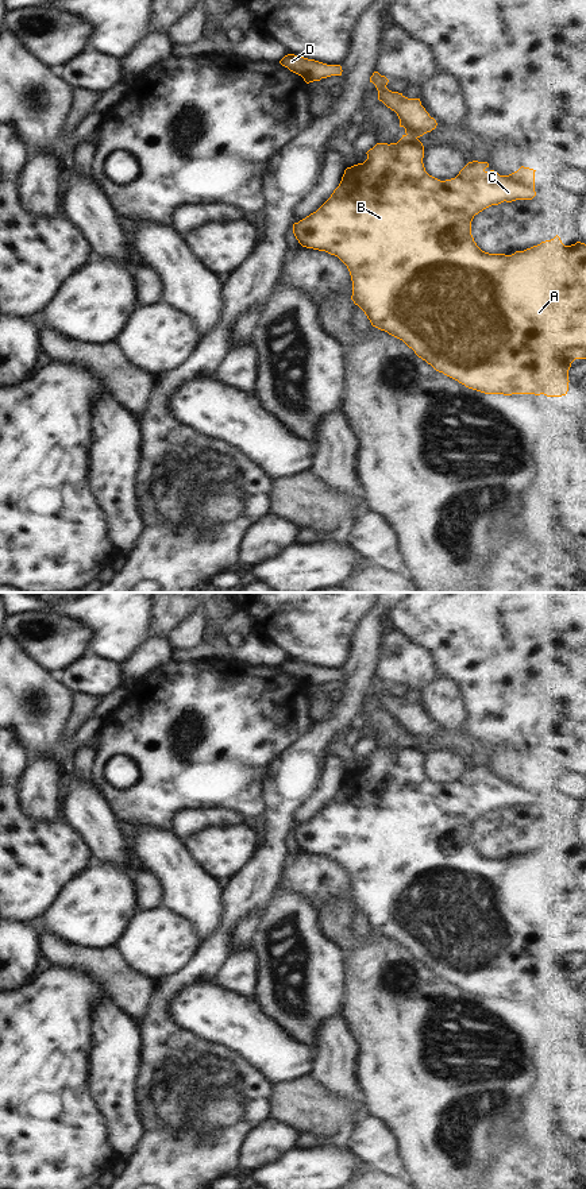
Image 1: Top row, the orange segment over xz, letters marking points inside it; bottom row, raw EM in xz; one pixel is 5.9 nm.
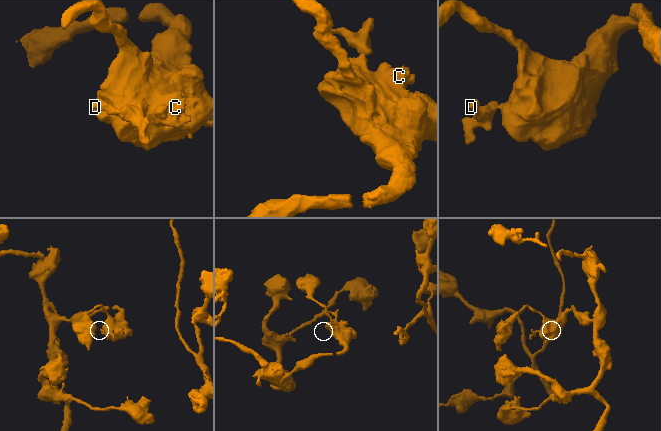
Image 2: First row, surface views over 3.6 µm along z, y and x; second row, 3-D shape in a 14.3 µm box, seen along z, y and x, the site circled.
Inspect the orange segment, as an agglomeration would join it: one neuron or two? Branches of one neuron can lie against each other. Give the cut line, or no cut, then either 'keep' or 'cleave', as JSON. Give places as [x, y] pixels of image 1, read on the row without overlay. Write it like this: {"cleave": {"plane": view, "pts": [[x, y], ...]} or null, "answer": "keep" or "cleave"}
{"cleave": {"plane": "xz", "pts": [[407, 738], [416, 742]]}, "answer": "cleave"}

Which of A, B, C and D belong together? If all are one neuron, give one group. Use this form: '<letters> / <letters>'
A B C / D

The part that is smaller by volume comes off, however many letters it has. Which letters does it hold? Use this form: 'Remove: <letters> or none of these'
Remove: D

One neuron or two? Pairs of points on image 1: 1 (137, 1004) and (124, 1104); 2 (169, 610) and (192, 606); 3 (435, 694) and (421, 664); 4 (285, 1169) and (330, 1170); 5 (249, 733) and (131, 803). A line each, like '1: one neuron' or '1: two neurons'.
1: two neurons
2: one neuron
3: two neurons
4: one neuron
5: one neuron

